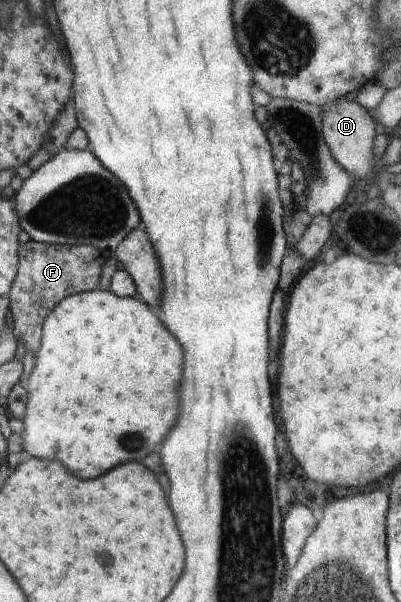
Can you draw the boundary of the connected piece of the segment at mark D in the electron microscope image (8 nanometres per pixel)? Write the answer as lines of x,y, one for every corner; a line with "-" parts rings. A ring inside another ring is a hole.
338,98
334,102
322,107
322,132
332,159
343,169
352,180
366,179
372,171
374,161
372,157
374,123
371,115
354,100

